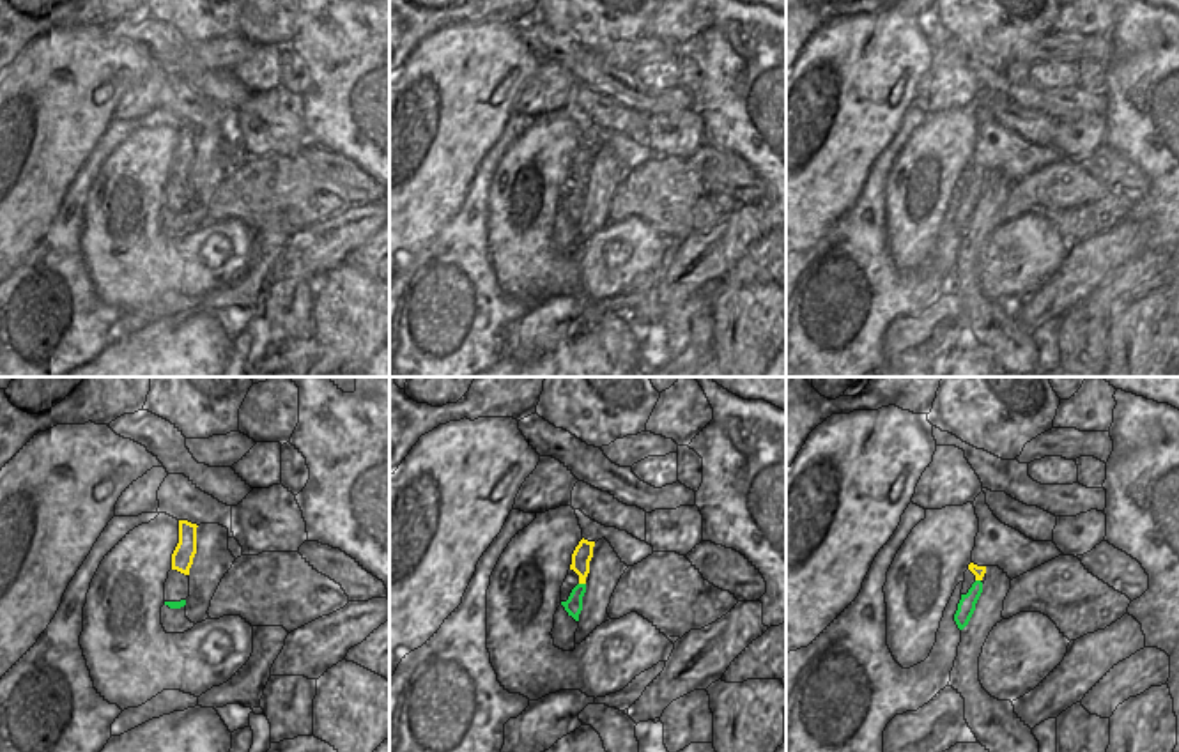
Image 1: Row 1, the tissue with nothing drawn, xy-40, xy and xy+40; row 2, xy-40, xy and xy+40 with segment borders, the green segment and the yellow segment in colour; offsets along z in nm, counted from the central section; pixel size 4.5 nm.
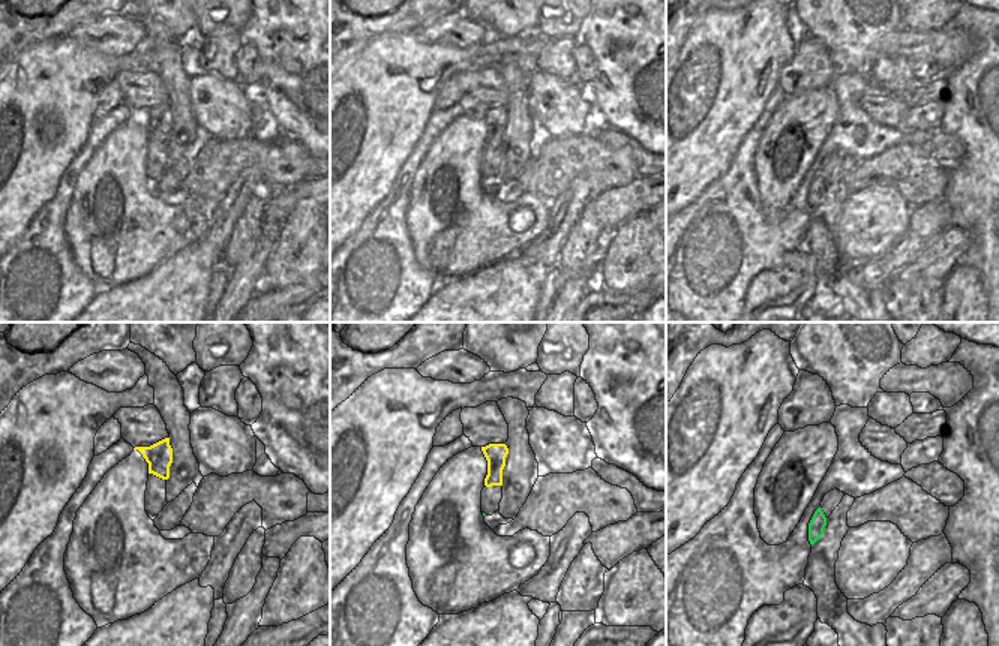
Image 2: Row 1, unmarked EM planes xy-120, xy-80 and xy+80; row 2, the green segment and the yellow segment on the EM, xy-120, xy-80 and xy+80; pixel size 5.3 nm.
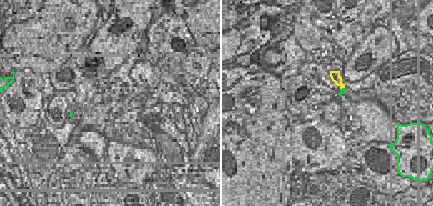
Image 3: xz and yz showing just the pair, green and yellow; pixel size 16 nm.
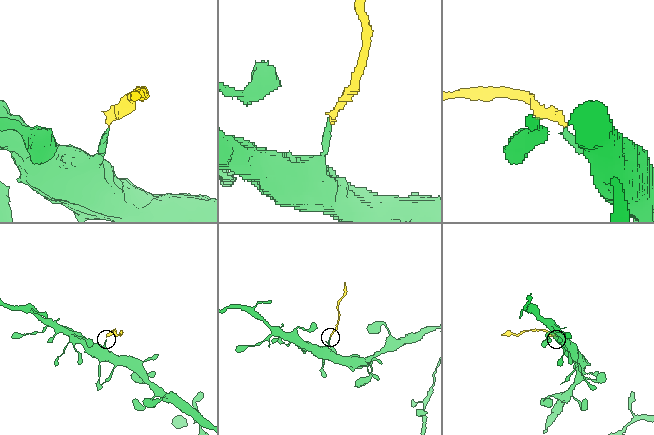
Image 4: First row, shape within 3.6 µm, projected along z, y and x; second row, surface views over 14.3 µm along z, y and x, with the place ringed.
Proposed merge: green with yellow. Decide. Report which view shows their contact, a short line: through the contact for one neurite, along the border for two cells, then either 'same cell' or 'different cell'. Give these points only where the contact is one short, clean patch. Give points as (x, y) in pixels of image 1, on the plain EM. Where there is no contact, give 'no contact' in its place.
meets green in xy; line xy (579, 186), (585, 188); different cell

